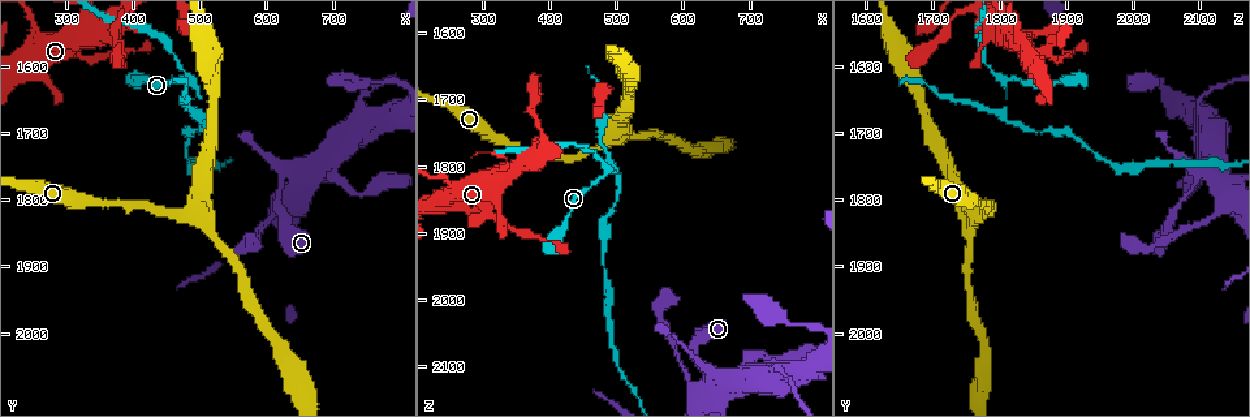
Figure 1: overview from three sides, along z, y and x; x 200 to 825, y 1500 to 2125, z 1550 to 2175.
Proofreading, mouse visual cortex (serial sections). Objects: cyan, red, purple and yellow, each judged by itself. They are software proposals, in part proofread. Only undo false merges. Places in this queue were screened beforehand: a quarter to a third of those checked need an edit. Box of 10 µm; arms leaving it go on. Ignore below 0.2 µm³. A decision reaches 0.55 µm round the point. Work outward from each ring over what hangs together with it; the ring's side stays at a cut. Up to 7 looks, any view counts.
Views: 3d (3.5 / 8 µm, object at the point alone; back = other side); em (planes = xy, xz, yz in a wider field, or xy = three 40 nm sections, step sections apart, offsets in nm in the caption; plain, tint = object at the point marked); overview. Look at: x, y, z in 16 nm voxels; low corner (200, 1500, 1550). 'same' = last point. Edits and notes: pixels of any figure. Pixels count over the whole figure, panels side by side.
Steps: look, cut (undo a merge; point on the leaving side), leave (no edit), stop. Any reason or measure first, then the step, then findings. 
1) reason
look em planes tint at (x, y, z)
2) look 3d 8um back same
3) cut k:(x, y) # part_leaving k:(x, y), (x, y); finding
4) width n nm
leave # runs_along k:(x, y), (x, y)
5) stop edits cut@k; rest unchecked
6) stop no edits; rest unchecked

abrupt turn
look em xy step 5 tint at (500, 1655, 1810)

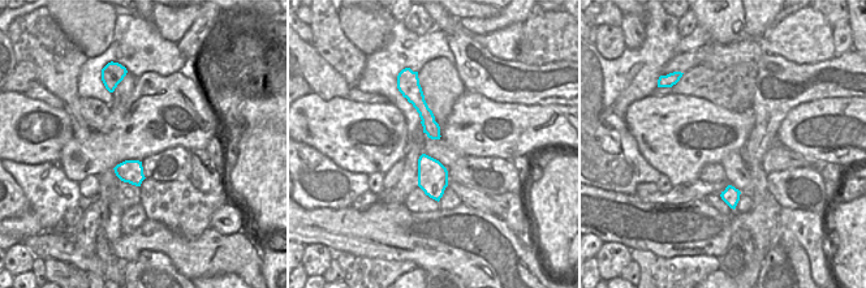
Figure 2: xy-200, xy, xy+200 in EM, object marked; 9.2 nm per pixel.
wider look
look 3d 3.5um same

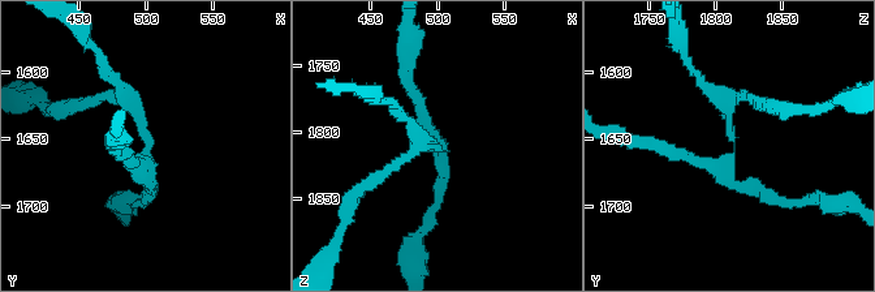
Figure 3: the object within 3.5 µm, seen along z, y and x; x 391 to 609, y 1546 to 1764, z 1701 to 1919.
cut 3:(419, 108) # part_leaving 3:(733, 149), (733, 185), (810, 201); two cells meet here

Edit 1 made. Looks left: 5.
look overview

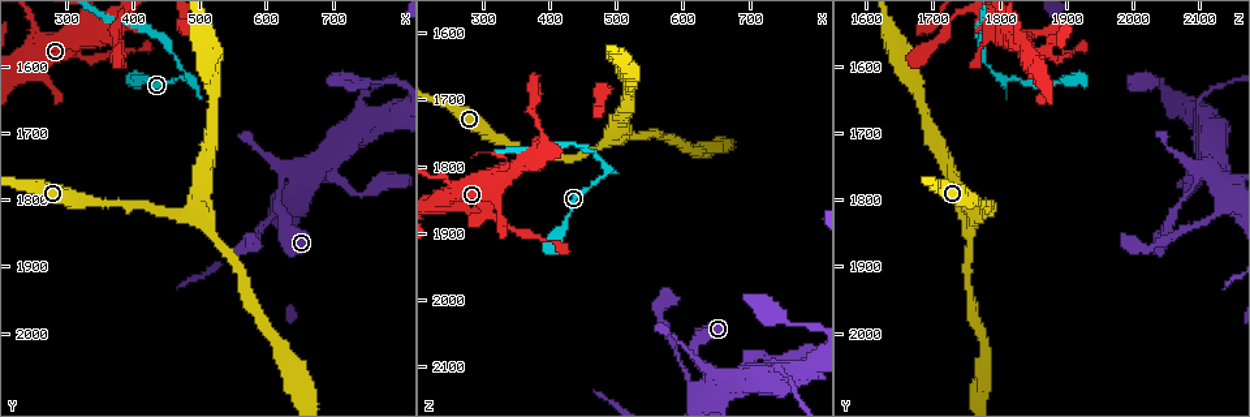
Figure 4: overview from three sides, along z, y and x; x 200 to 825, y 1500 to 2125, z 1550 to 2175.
abrupt turn
look 3d 3.5um at (495, 1820, 1765)

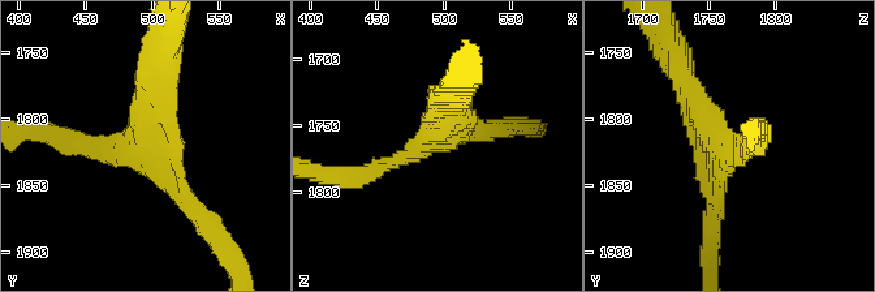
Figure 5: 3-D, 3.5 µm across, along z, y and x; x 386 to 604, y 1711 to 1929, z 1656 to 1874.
now the EM
look em planes plain at (488, 1822, 1762)

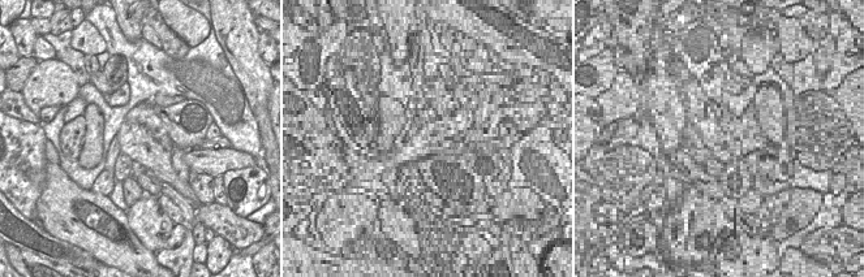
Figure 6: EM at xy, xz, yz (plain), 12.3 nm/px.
look em planes tint same

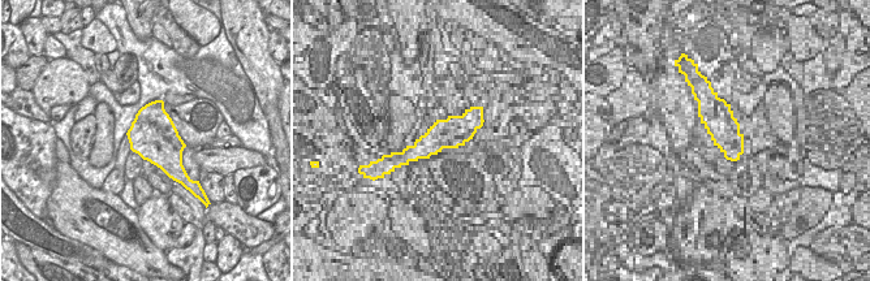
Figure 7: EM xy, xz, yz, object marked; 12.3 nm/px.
leave # runs_along 5:(354, 177), (430, 141), (449, 101); continuous, no second cell

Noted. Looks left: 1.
stop edits cut@3; rest unchecked

